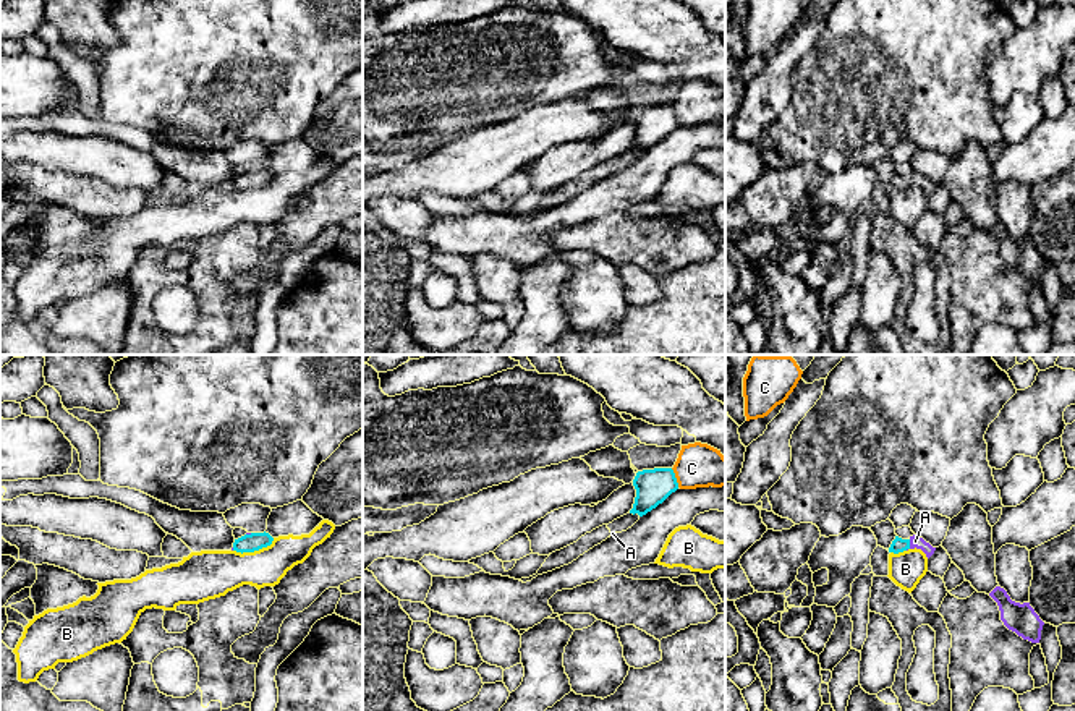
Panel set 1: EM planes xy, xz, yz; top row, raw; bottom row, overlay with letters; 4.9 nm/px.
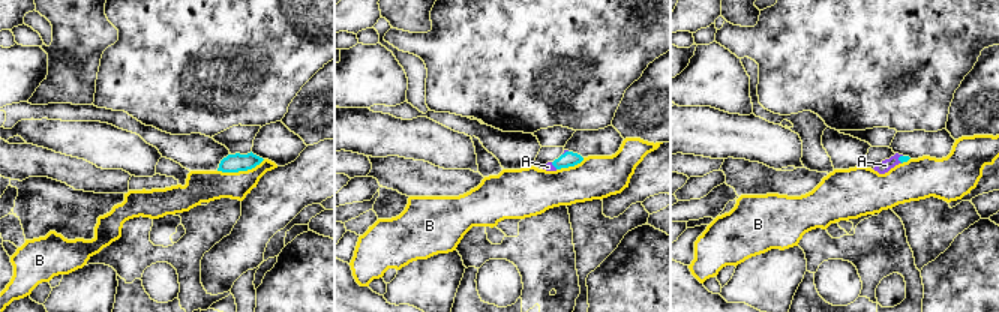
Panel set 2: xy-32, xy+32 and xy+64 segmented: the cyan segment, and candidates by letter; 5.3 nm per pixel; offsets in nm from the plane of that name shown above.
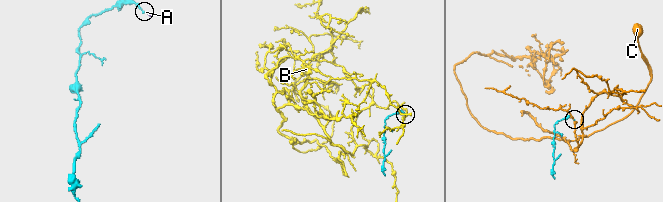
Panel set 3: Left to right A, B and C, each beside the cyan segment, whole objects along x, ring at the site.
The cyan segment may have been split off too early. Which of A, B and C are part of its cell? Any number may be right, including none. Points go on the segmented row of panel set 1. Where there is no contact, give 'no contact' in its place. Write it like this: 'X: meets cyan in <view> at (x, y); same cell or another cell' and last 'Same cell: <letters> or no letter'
A: meets cyan in yz at (909, 544); same cell
B: meets cyan in xy at (254, 549); another cell
C: meets cyan in xz at (675, 478); another cell
Same cell: A

